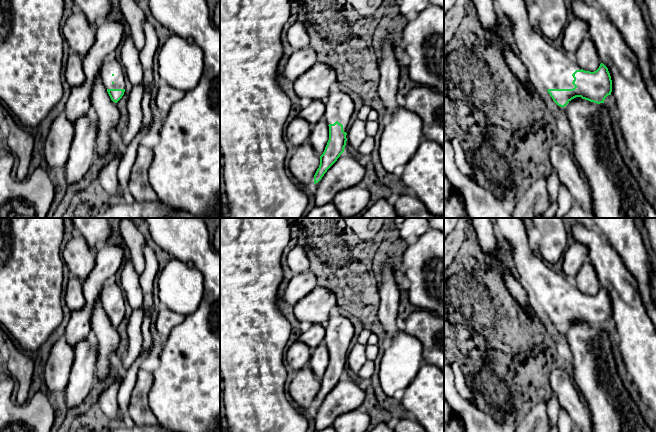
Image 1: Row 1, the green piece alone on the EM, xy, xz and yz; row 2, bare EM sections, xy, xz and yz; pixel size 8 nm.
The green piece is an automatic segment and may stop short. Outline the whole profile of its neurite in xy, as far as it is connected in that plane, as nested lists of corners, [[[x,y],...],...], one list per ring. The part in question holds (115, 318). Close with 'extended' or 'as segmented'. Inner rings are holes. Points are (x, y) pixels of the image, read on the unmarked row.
[[[115,280],[104,285],[100,293],[100,303],[111,324],[117,327],[124,319],[127,304],[121,286]]]; extended

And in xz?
[[[330,315],[324,328],[326,336],[323,342],[329,348],[329,364],[320,380],[320,389],[314,399],[314,408],[322,403],[327,394],[344,376],[347,365],[346,356],[354,336],[354,327],[351,321],[342,315]]]; extended

